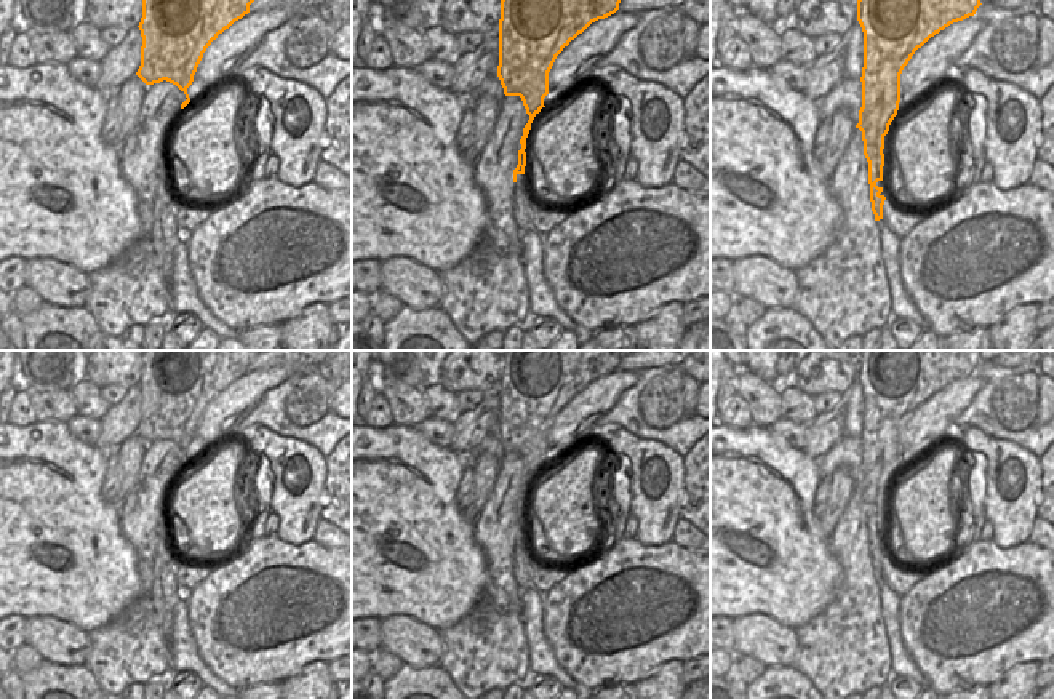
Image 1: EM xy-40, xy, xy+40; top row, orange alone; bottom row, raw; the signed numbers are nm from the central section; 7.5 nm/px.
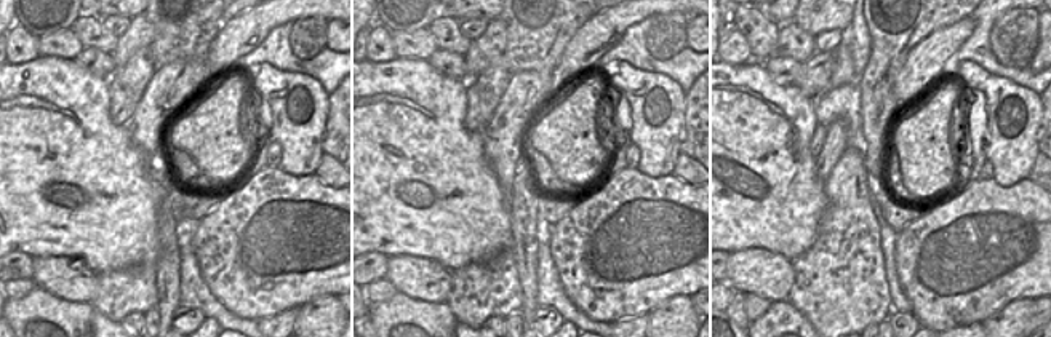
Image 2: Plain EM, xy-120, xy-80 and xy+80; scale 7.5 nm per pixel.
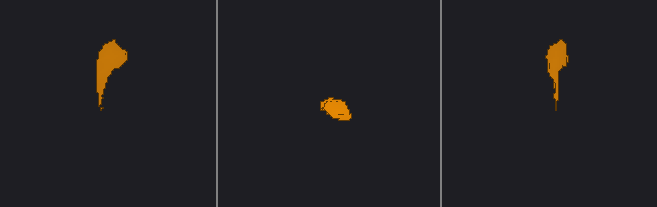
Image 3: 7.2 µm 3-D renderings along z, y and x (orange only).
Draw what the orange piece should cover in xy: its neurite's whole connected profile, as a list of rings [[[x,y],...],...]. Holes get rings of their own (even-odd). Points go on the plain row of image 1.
[[[507,350],[501,358],[497,435],[504,453],[520,454],[529,473],[520,497],[518,523],[513,528],[513,577],[520,590],[533,589],[536,563],[529,563],[531,557],[525,542],[525,507],[534,475],[545,465],[544,456],[549,453],[549,430],[563,406],[592,381],[614,373],[619,368],[621,358],[621,350]]]

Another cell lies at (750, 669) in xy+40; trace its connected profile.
[[[715,648],[710,653],[710,673],[717,678],[723,678],[734,659],[741,669],[741,677],[747,685],[755,681],[766,670],[766,665],[752,656],[736,656],[734,653]]]

